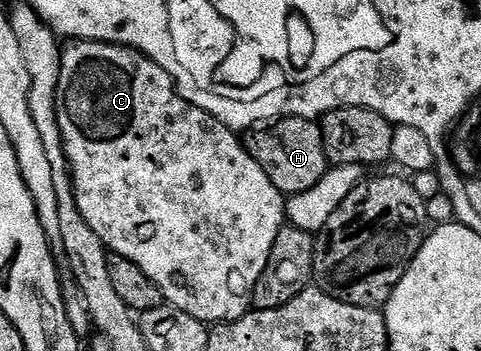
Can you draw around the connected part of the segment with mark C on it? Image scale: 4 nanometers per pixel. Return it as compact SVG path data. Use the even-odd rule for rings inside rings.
M75 41L67 46L62 48L63 60L61 61L61 77L59 78L59 124L61 125L63 148L67 153L67 163L71 166L71 181L75 185L75 200L77 201L78 208L81 209L81 215L85 217L85 221L89 221L89 227L93 229L93 233L97 233L97 237L101 237L101 241L107 246L108 252L133 261L133 265L137 265L141 269L141 273L145 273L145 277L149 277L149 281L153 281L153 285L157 285L163 290L164 300L174 310L189 313L189 317L197 317L208 325L236 323L238 319L242 319L244 315L252 310L255 286L261 281L261 277L271 260L271 254L273 253L273 247L279 232L285 226L285 197L275 188L273 181L269 181L265 169L261 169L261 165L257 165L257 161L247 151L244 140L232 128L227 127L221 121L217 121L209 112L203 111L197 105L193 105L181 98L179 91L175 87L175 79L169 77L169 73L165 73L165 69L161 69L161 65L157 65L149 57L142 55L140 51L133 51L130 47L119 47L115 43Z

